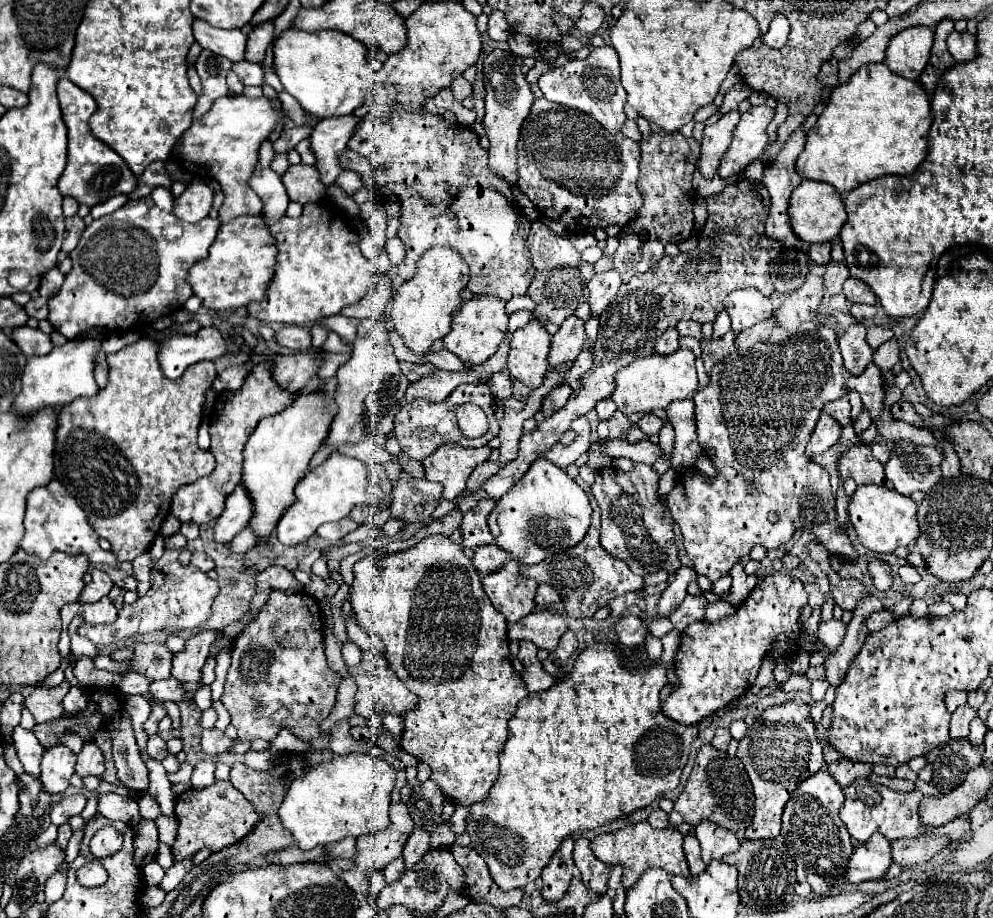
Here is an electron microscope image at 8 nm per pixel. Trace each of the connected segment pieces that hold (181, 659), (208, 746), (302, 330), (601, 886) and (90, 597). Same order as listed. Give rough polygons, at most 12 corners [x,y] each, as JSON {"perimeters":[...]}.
{"perimeters":[[[200,631],[176,653],[172,677],[190,703],[216,631]],[[220,729],[202,731],[202,751],[208,755],[224,753],[232,739]],[[298,325],[276,331],[288,349],[312,349],[310,331]],[[590,839],[574,843],[574,863],[594,893],[606,893],[610,867],[598,861]],[[92,569],[92,583],[84,587],[80,601],[100,601],[112,585],[104,571]]]}

